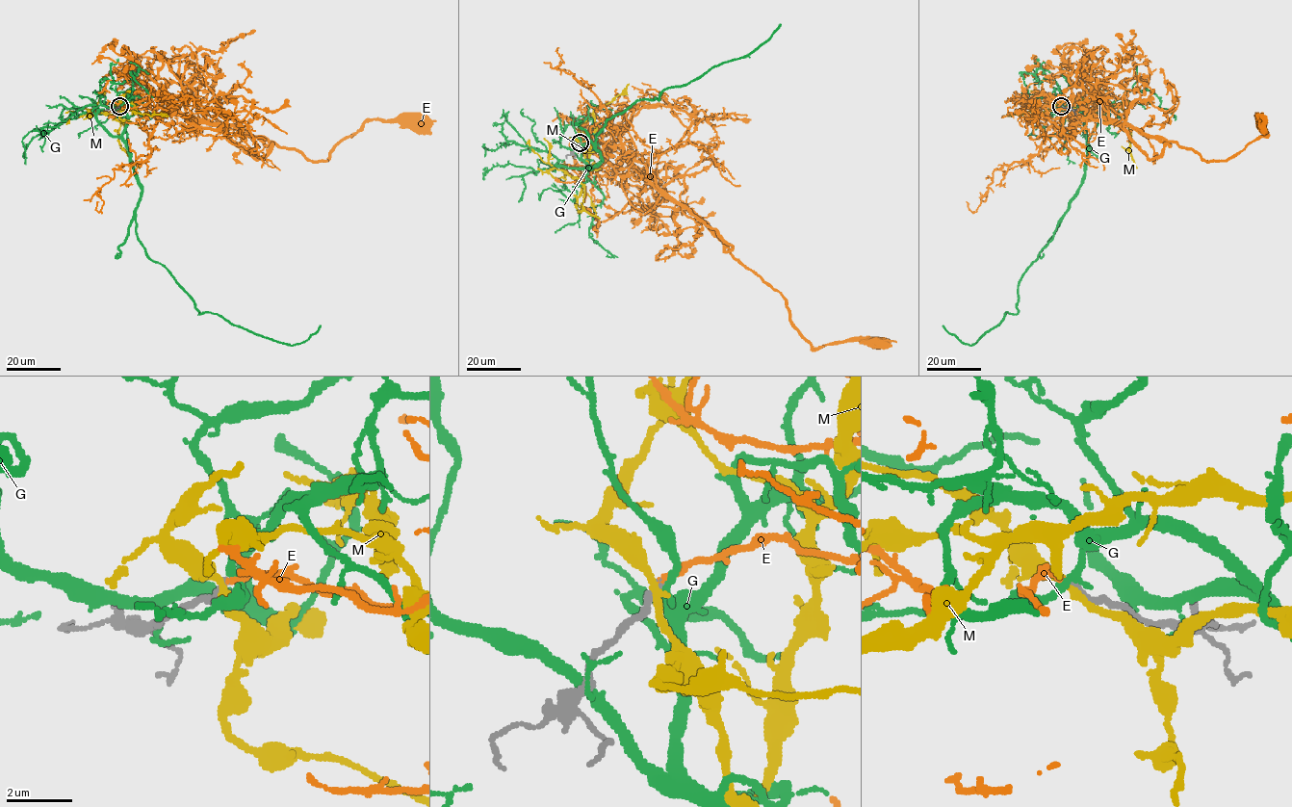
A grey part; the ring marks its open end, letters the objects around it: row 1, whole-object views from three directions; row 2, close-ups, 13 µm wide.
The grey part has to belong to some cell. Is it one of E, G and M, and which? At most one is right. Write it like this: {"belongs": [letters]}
{"belongs": ["E"]}

